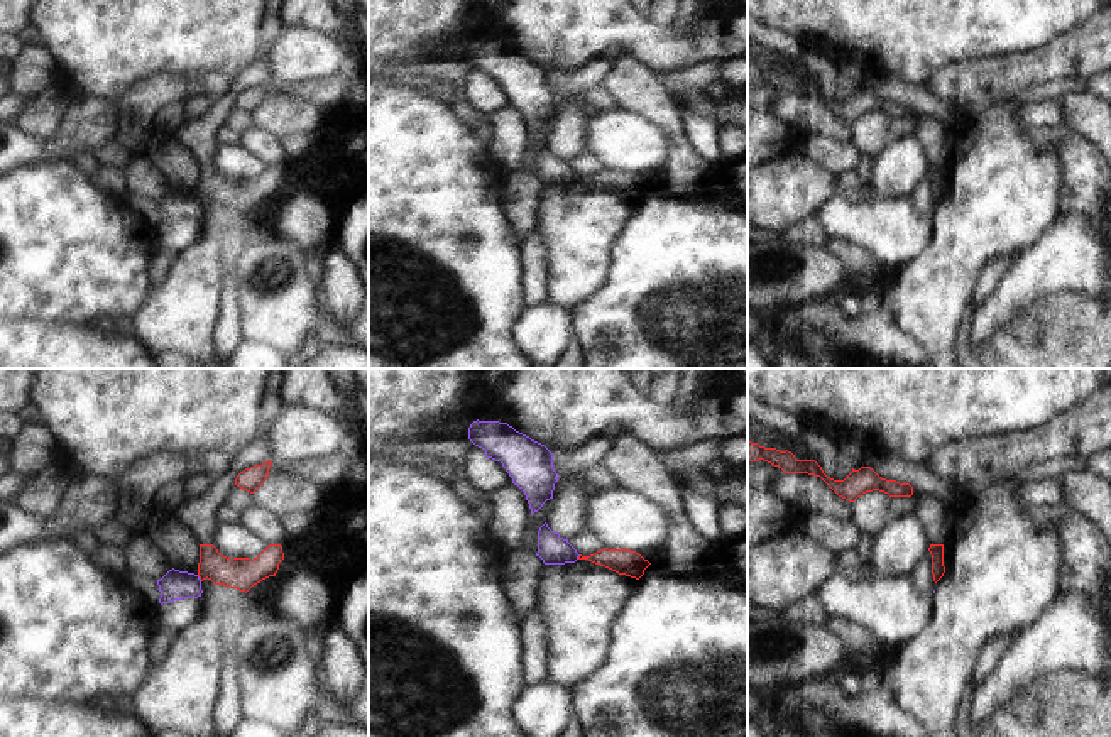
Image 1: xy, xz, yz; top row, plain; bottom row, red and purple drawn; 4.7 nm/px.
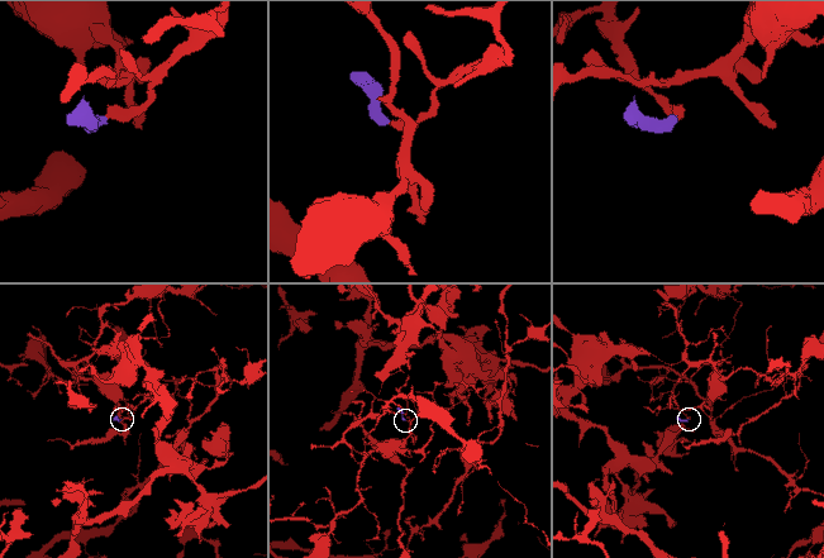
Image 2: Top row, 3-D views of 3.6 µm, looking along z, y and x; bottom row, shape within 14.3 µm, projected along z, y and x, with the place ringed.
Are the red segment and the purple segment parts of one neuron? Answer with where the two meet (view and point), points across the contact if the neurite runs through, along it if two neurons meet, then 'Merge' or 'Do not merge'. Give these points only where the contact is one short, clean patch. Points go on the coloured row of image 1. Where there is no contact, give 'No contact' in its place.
Touches red at xy (200, 578). Boundary: xy (197, 575), (202, 580). Do not merge.

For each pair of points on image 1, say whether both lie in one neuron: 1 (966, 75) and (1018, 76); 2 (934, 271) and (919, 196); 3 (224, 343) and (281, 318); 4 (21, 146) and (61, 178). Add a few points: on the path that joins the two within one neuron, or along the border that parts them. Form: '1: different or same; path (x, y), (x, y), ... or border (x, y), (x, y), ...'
1: same; path (979, 76), (1005, 76)
2: different; border (932, 215), (934, 218)
3: different; border (237, 296), (244, 338)
4: different; border (71, 159), (26, 164), (17, 169)

